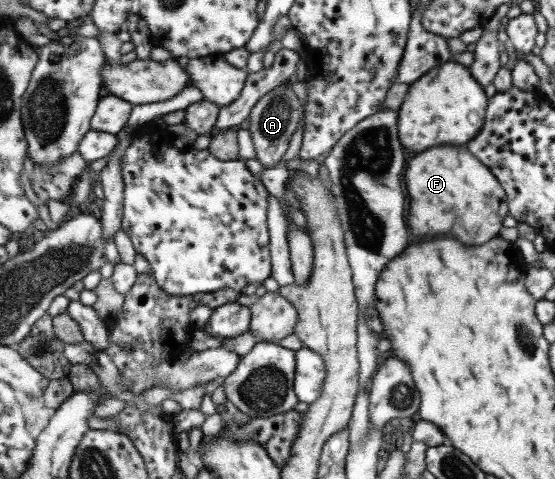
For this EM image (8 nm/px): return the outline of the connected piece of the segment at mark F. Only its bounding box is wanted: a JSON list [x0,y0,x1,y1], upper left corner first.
[407,145,510,246]

